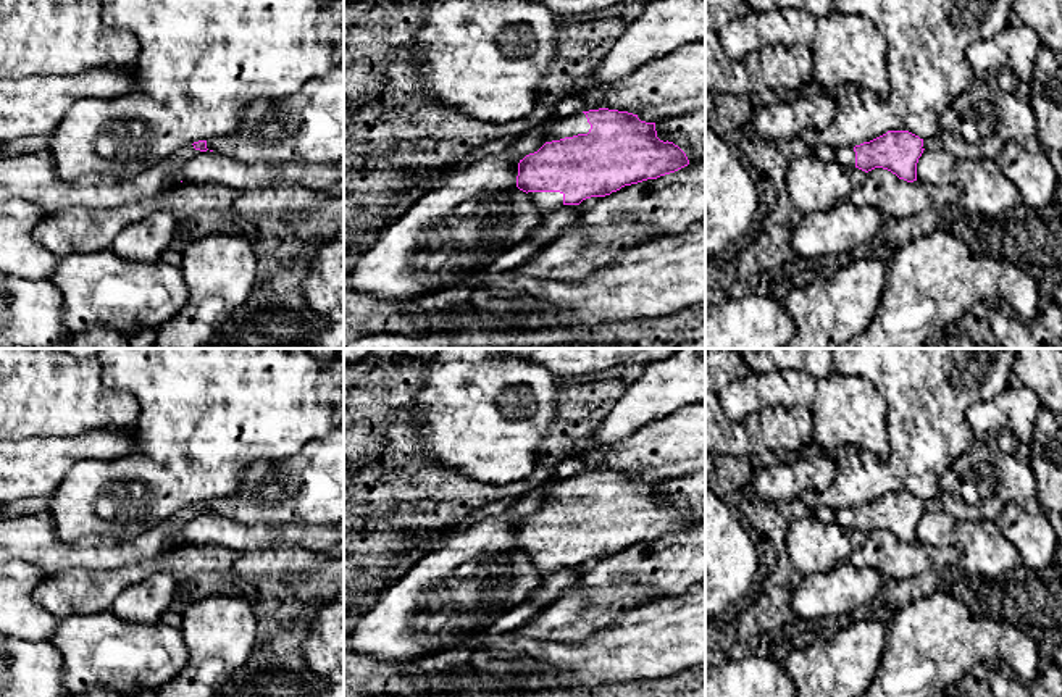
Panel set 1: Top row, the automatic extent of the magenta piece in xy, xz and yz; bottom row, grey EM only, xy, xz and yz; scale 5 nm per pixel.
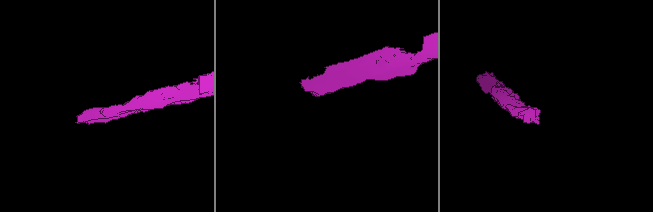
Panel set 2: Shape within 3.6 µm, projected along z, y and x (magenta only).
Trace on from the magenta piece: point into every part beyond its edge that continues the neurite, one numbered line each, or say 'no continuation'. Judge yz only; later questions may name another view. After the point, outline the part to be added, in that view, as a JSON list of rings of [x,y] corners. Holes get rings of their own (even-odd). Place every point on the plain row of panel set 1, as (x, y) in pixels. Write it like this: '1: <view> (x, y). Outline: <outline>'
1: yz (844, 517). Outline: [[[839,508],[834,510],[836,523],[842,528],[854,529],[855,528],[855,513],[854,508]]]

